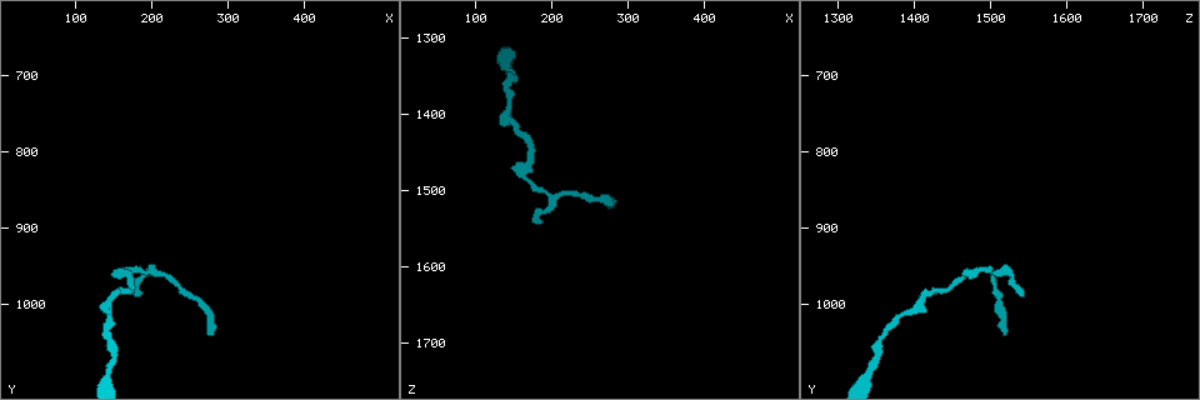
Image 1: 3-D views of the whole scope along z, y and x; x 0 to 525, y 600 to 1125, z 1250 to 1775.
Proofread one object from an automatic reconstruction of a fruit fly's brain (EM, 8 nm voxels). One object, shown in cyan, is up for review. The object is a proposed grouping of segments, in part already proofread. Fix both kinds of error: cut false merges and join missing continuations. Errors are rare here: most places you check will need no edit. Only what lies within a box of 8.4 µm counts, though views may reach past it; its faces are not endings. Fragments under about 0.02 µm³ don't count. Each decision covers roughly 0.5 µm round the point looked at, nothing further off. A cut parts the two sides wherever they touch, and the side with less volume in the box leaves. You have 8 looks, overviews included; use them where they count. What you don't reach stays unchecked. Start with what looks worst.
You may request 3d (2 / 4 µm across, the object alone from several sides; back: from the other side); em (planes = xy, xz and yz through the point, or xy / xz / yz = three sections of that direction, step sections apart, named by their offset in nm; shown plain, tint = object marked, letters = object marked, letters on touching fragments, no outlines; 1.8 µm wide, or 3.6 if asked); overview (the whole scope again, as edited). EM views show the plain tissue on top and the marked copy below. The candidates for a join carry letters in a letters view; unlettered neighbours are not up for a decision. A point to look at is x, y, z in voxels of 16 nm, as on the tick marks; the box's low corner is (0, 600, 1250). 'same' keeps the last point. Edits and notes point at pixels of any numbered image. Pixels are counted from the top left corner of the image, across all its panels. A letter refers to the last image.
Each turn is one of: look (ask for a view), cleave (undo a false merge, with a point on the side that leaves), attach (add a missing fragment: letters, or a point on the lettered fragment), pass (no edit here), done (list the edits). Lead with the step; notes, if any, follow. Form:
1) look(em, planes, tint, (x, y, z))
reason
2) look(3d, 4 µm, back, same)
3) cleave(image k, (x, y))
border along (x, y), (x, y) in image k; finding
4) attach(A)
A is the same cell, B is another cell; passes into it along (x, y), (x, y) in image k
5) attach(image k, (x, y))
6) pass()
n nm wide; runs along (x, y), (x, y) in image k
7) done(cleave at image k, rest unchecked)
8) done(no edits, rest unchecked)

look(em, planes, letters, (270, 1040, 1515))
thin end

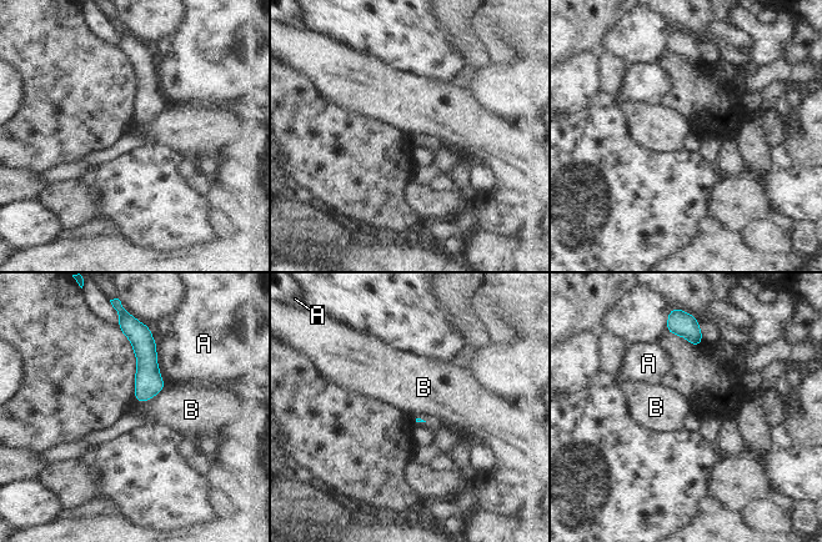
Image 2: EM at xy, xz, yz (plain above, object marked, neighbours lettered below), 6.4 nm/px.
pass()
A and B are other cells; border along (164, 389), (145, 401), (135, 400) in image 2; no lettered fragment goes on from it

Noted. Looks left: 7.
look(em, yz, step 16, tint, (165, 955, 1485))

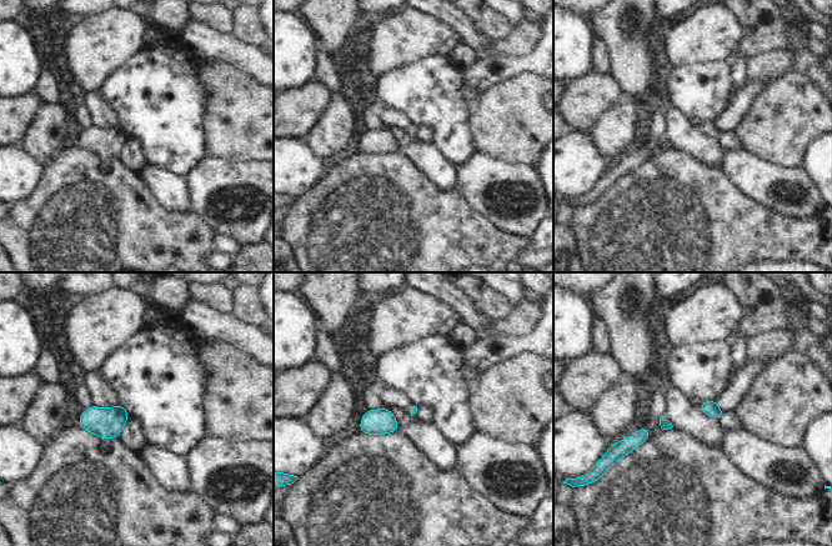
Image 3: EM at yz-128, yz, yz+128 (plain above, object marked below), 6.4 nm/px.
look(em, xy, step 16, tint, same)

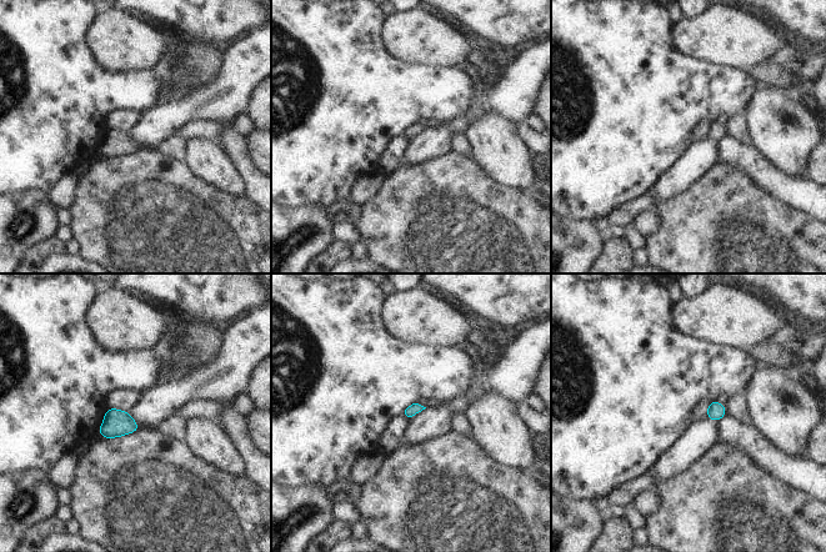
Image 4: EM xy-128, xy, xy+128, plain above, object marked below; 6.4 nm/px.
look(em, xy, step 16, letters, same)

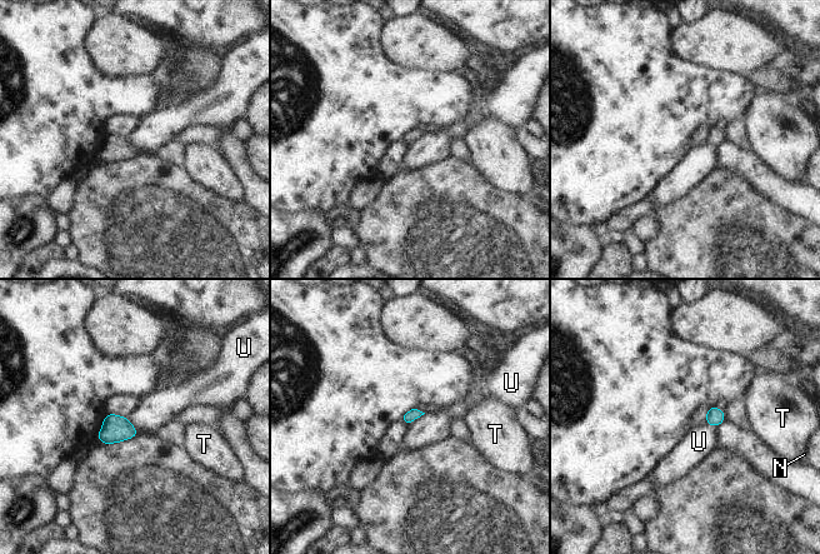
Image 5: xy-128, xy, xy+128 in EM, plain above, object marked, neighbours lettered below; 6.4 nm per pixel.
pass()
80 nm wide; N, T and U are other cells; border along (425, 413), (408, 427) in image 5; continuous, no second neuron

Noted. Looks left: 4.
look(3d, 2 µm, back, (145, 1010, 1390))
thin neck

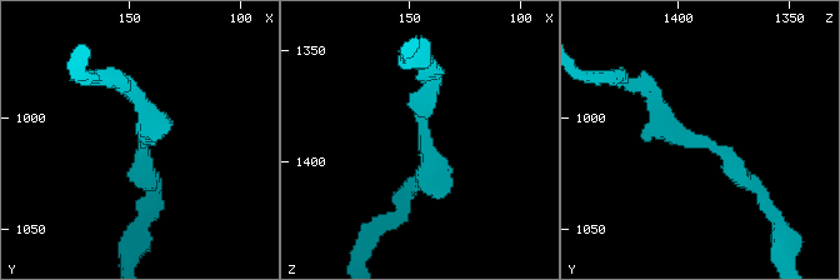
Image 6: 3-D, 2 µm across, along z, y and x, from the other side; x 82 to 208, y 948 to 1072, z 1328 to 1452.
look(em, planes, tint, (143, 1012, 1390))

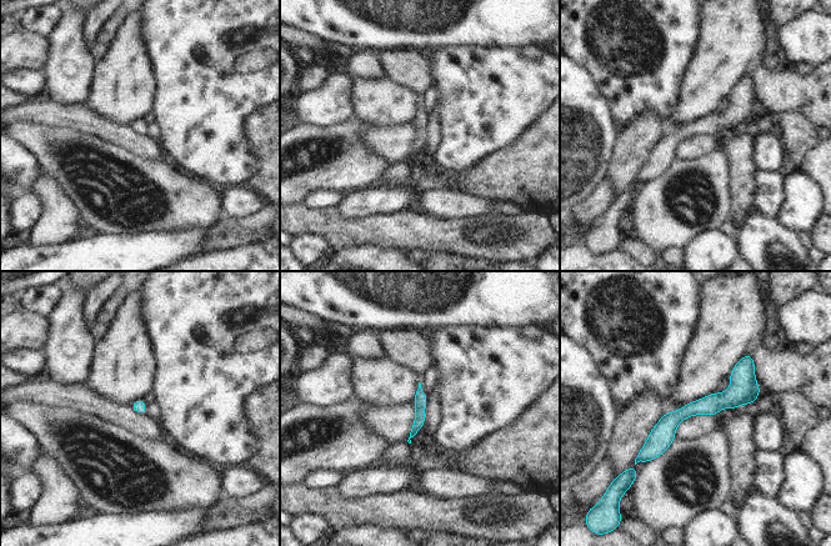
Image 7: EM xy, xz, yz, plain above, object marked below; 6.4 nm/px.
look(em, planes, letters, same)
see the neighbours

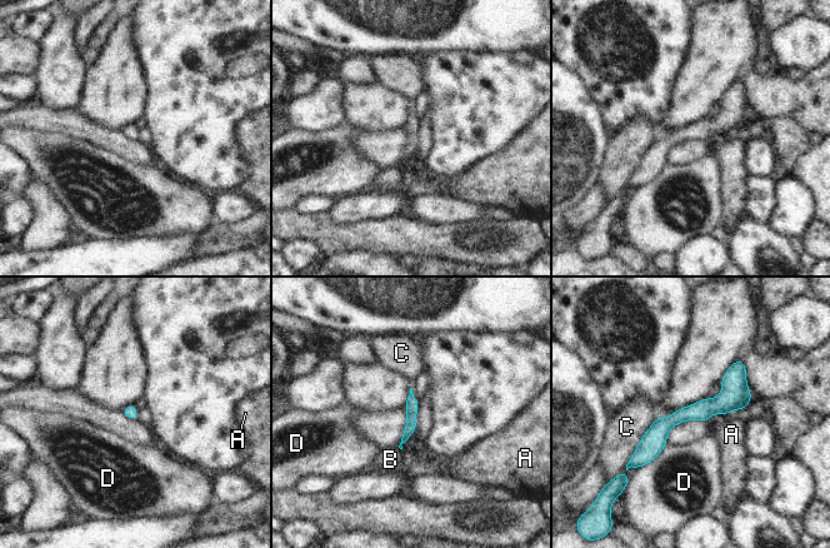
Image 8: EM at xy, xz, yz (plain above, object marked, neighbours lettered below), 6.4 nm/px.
pass()
A, B, C and D are other cells; one neuron here

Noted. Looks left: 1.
done(no edits, rest unchecked)

